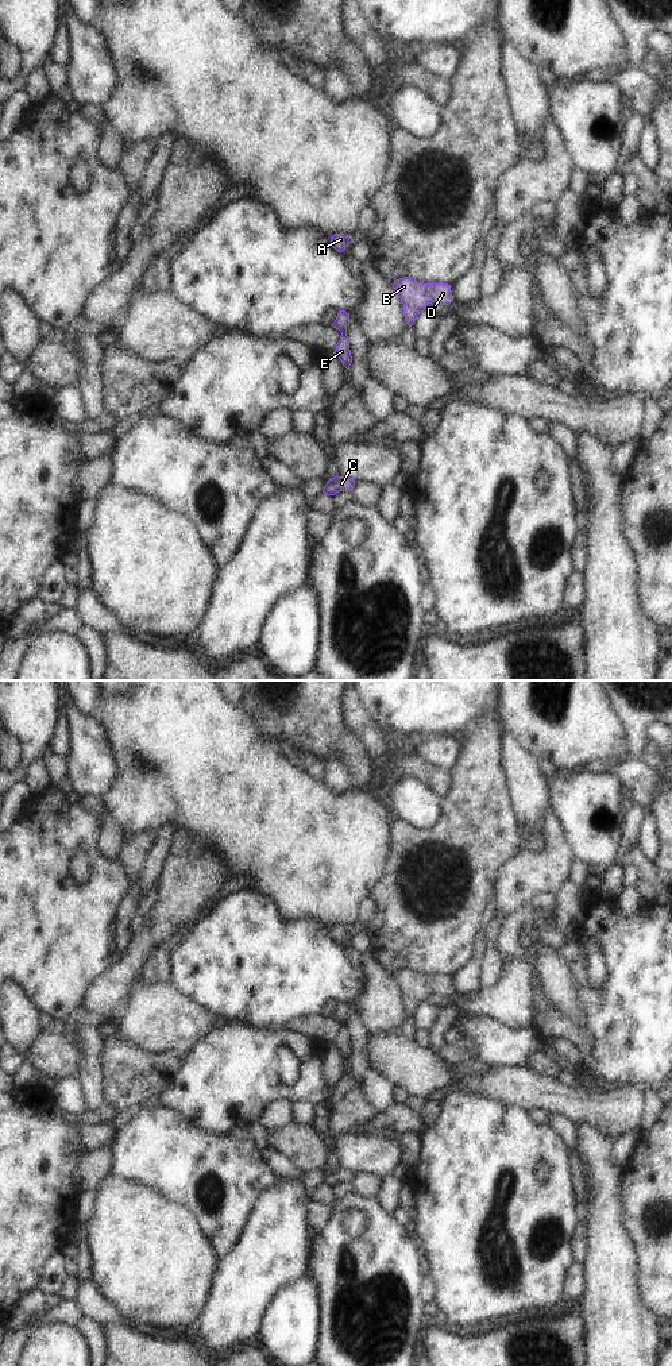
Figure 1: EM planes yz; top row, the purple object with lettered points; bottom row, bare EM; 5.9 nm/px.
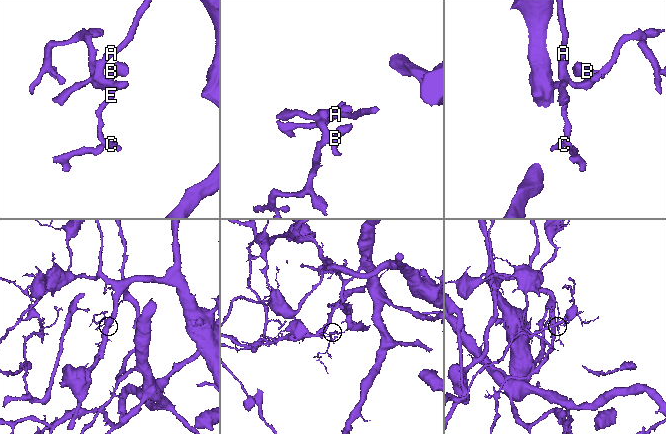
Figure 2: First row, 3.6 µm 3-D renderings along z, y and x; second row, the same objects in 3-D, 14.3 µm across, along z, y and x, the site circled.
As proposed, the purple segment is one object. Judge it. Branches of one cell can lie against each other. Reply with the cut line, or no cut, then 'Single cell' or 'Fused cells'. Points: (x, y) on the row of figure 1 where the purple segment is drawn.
No split. Single cell.

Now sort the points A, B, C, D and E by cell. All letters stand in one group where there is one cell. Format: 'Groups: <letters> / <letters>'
Groups: A B C D E.

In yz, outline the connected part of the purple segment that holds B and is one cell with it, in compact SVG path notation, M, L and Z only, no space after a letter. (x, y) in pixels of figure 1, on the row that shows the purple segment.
M403 277L391 285L403 304L405 321L409 327L428 304L449 305L452 302L451 285L448 283L422 283Z

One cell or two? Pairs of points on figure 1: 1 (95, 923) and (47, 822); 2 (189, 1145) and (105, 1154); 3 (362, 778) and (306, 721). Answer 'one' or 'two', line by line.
1: one
2: two
3: one

